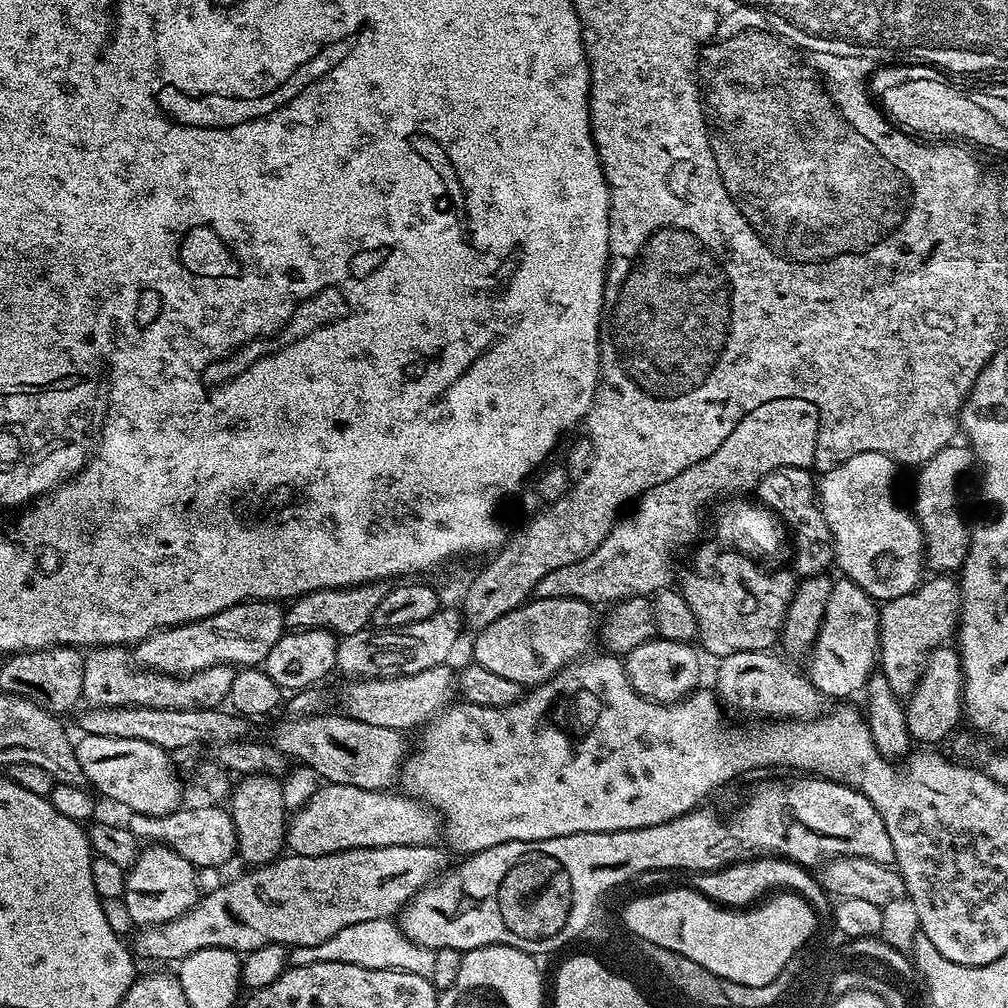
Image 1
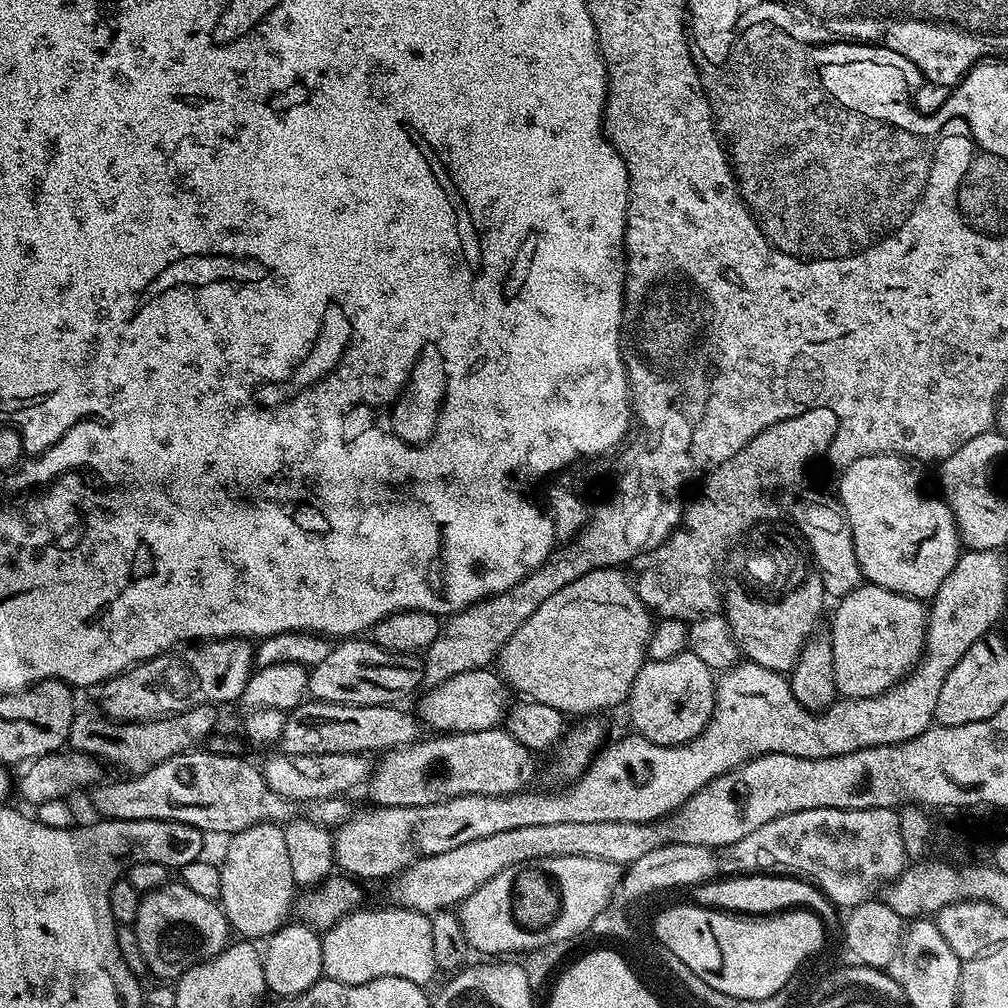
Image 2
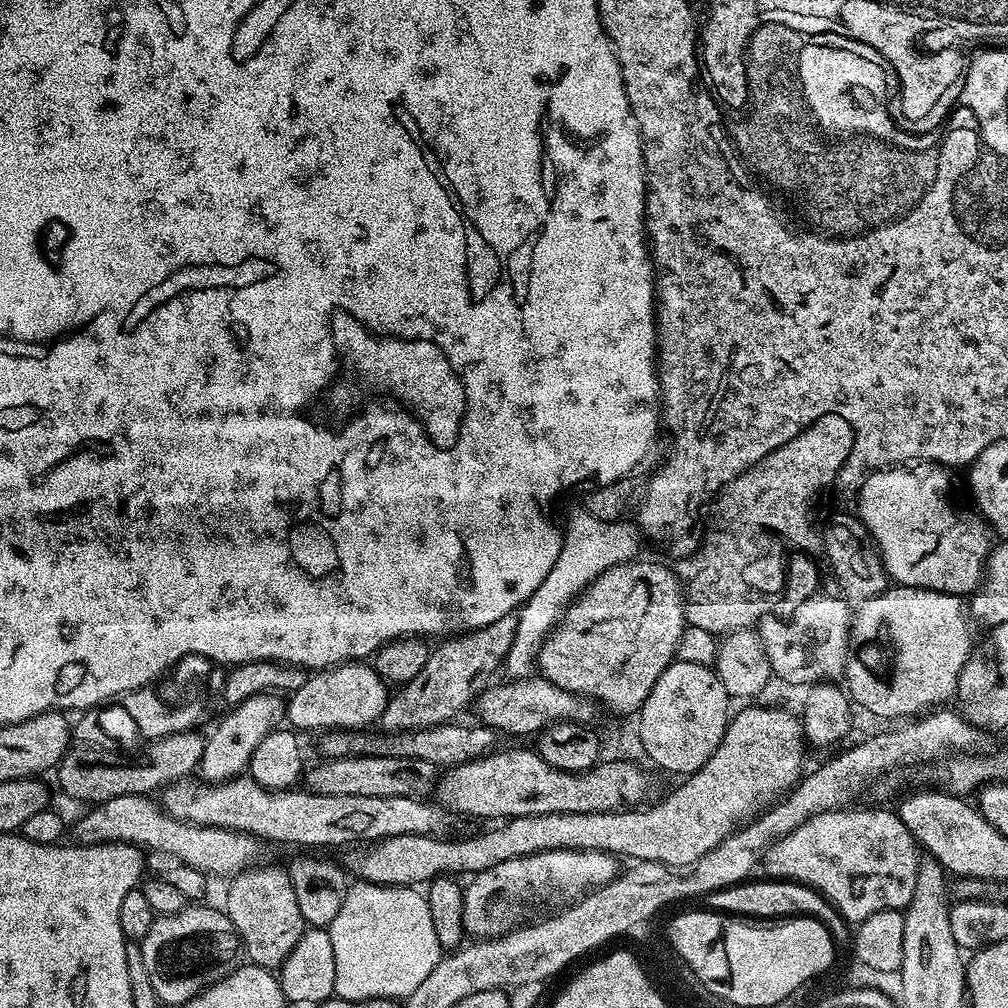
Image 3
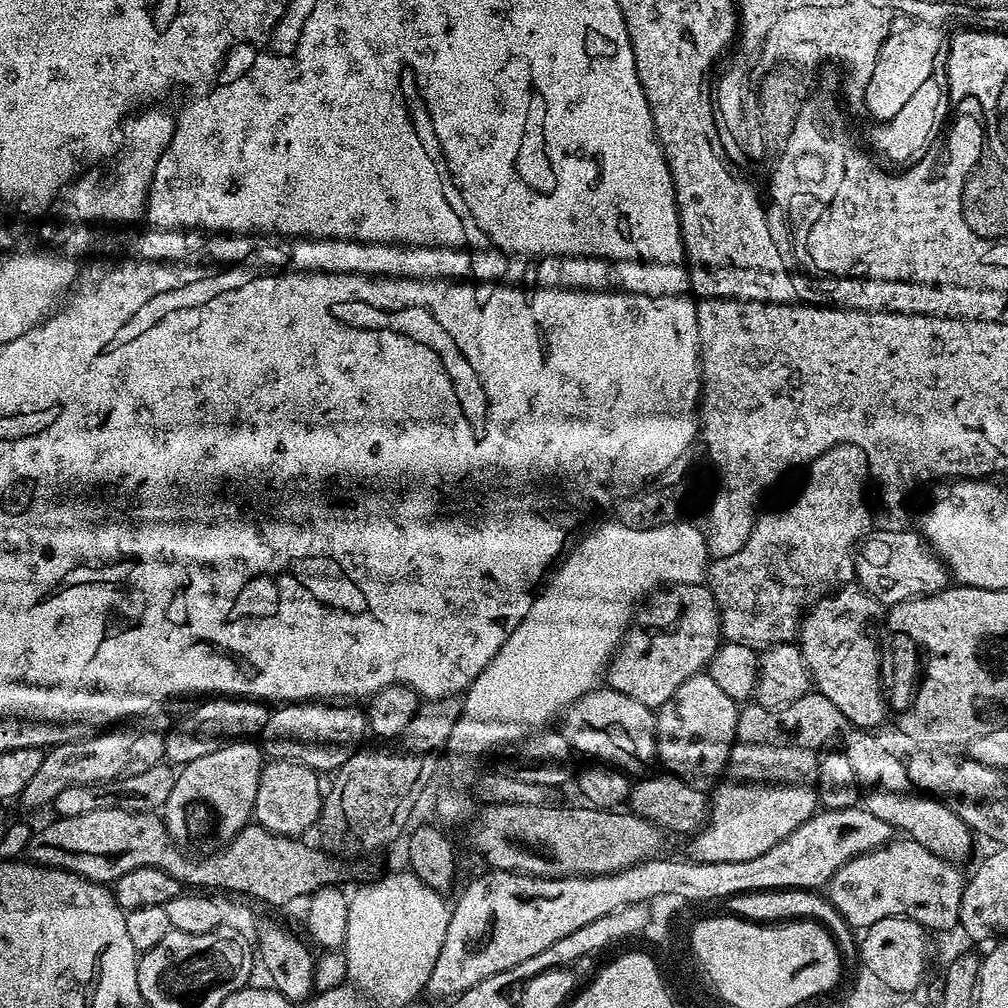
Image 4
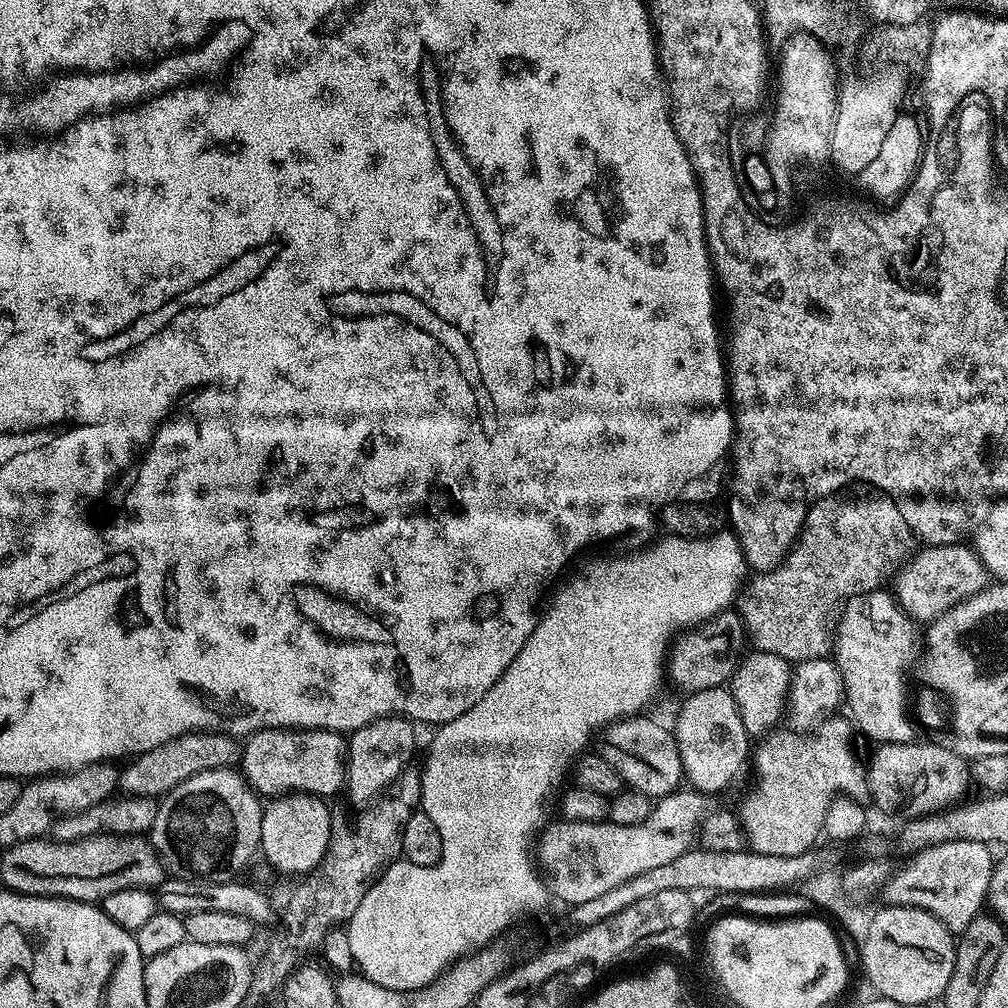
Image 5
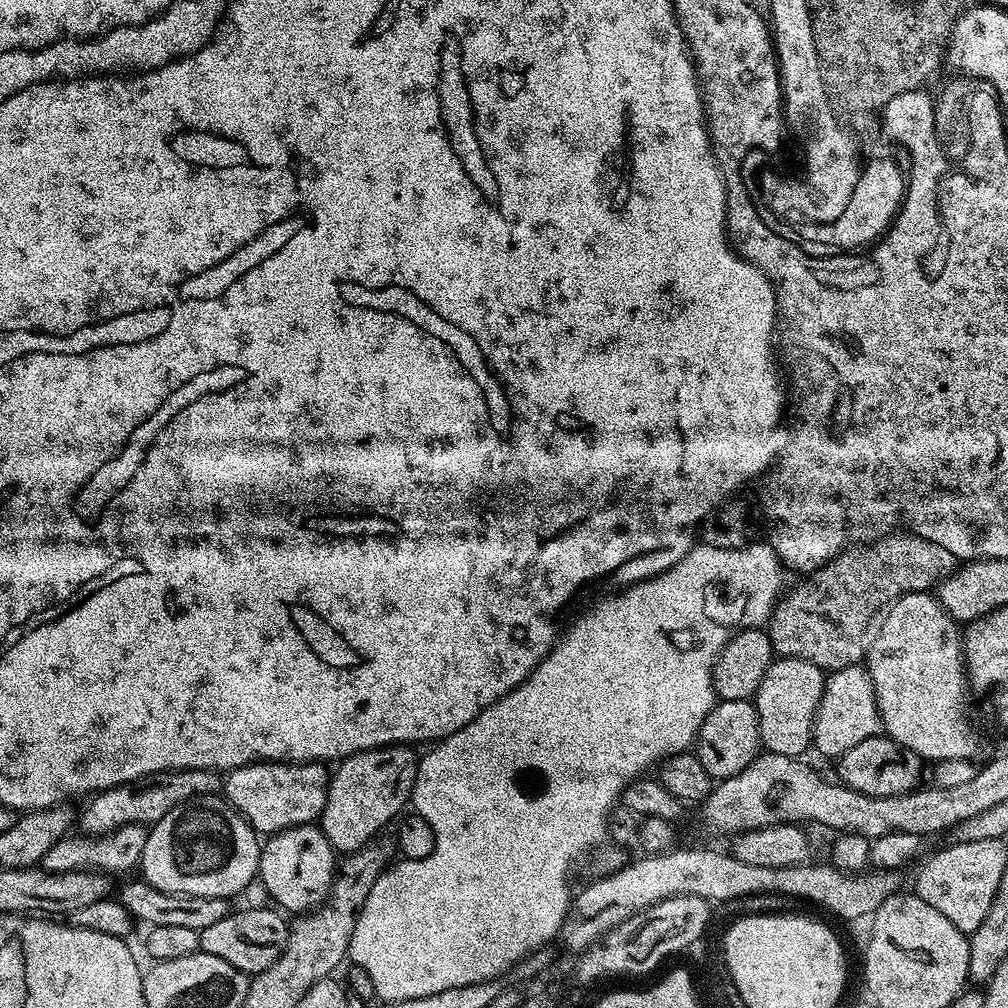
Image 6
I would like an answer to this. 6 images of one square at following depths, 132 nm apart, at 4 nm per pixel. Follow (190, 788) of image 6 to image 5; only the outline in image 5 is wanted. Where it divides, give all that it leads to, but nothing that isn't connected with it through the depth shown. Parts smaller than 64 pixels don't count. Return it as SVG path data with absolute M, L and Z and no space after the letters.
M219 730L183 732L173 740L162 742L162 746L135 757L134 762L125 763L128 765L123 765L120 773L119 791L130 796L160 798L194 774L239 765L241 755L241 741L227 732Z

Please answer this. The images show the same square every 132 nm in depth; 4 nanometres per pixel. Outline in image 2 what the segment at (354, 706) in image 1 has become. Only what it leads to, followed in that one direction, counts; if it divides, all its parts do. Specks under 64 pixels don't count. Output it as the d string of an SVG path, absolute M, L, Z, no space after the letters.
M491 667L475 668L462 674L454 674L448 680L435 685L420 700L418 716L432 730L447 734L449 732L477 732L497 727L509 707L510 689Z

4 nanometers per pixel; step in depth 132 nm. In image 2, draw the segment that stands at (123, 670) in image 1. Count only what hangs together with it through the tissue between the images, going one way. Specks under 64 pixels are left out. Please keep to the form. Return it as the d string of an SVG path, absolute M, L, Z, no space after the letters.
M199 704L184 712L154 720L117 722L105 718L96 710L80 710L72 719L67 747L73 752L85 752L87 756L94 756L105 765L125 768L125 773L139 774L158 766L158 762L166 762L166 758L174 758L174 754L190 752L203 745L217 731L216 712L217 709L211 704Z

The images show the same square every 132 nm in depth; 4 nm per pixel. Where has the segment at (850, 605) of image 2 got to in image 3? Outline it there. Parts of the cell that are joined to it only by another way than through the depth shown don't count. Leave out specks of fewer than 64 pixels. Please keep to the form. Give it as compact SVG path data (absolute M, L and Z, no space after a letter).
M890 586L874 598L859 601L852 618L851 643L853 645L868 644L875 638L876 632L884 631L896 647L896 657L892 660L892 677L889 680L875 676L862 661L856 658L849 659L842 680L853 705L857 709L865 708L872 716L881 716L884 720L890 720L886 722L900 722L905 718L916 718L937 706L947 705L949 703L947 700L951 701L956 695L962 668L974 655L971 623L973 624L973 621L970 619L969 609L961 597L925 588Z

